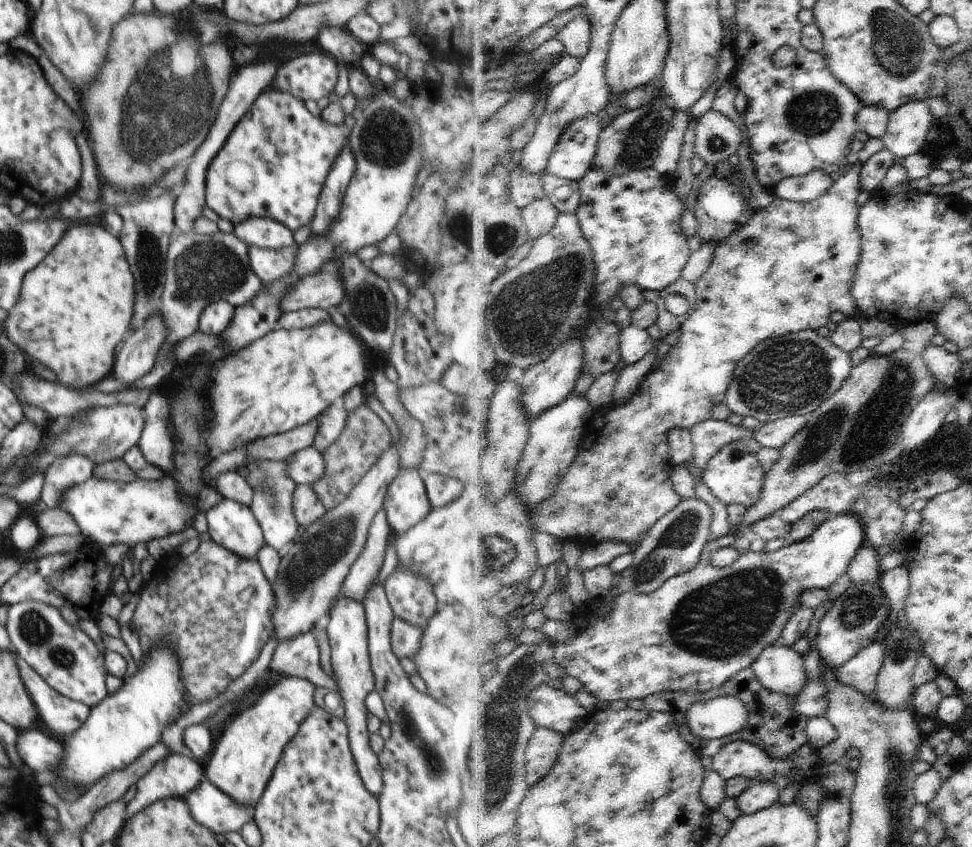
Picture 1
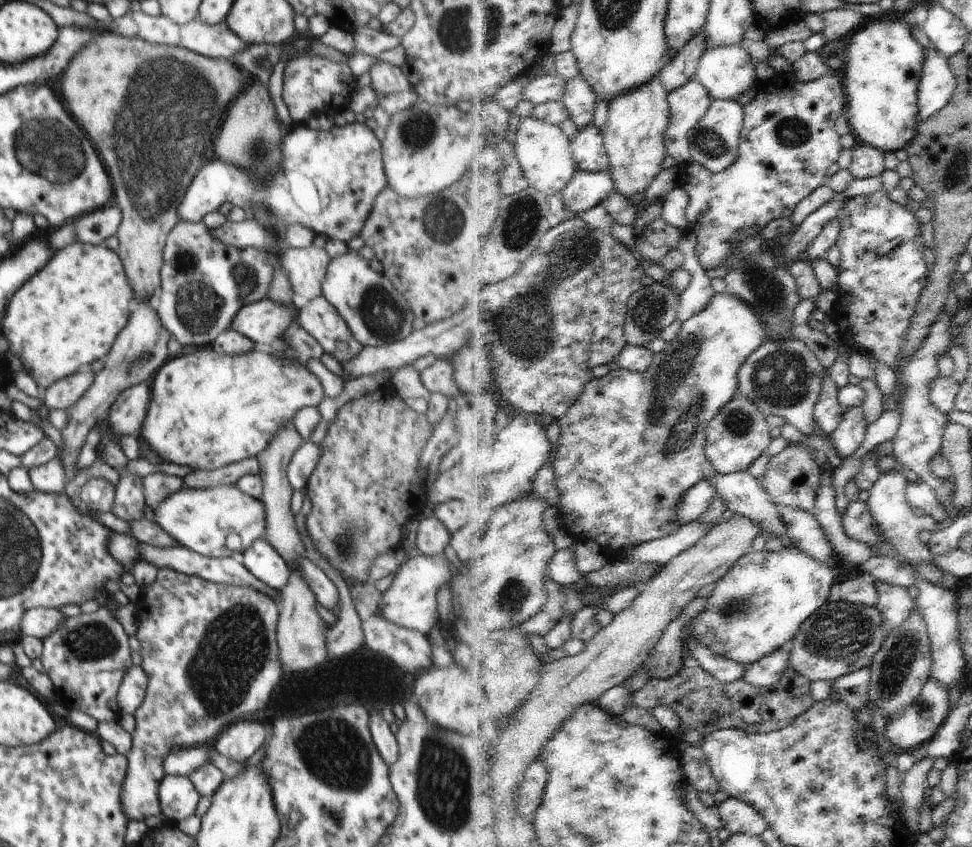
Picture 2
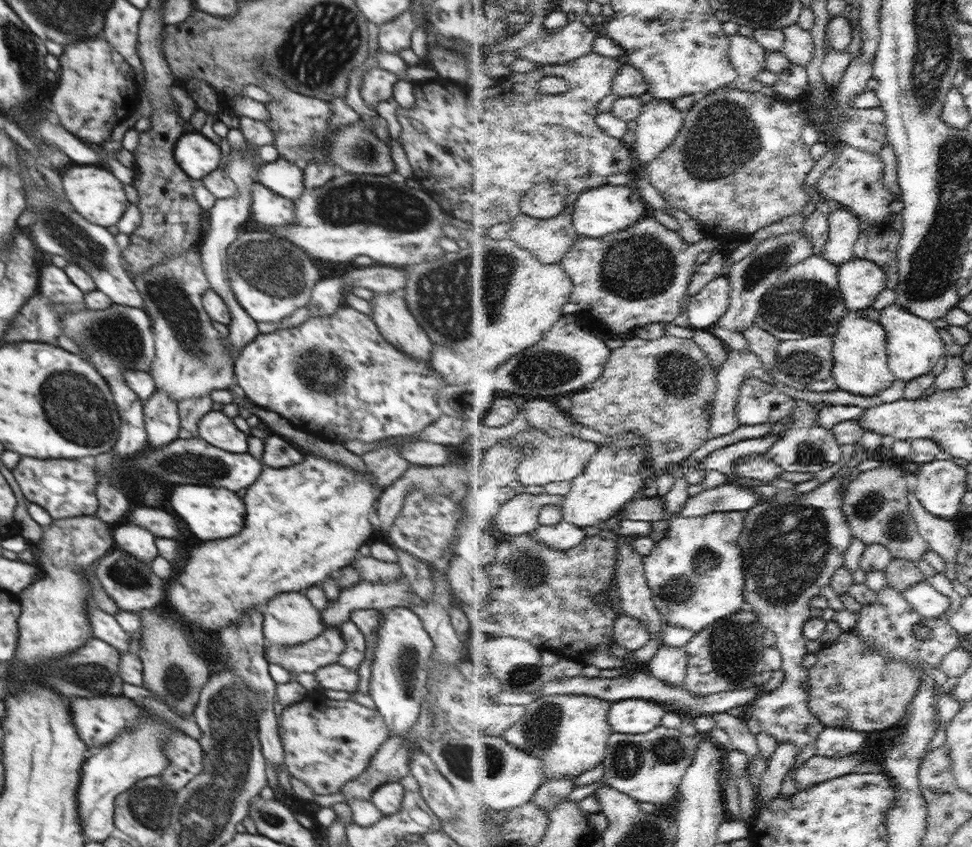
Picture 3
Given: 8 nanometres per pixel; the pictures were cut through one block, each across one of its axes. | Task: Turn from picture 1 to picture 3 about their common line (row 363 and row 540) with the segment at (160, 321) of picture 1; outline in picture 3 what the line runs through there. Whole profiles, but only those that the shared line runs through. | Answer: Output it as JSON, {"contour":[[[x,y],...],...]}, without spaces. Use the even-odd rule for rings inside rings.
{"contour":[[[123,523],[114,530],[114,549],[120,549],[133,558],[138,558],[141,562],[149,564],[158,556],[155,544],[157,536],[149,532],[148,527],[140,527],[132,523]]]}

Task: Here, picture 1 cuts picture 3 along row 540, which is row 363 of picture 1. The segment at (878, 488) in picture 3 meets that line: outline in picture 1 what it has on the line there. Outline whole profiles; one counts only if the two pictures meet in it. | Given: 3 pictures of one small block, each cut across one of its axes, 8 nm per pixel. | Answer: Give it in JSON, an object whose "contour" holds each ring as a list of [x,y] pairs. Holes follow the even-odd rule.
{"contour":[[[920,320],[912,322],[898,329],[904,334],[906,342],[904,346],[894,354],[885,357],[875,357],[870,354],[867,360],[858,365],[852,373],[852,376],[844,383],[834,397],[824,406],[821,406],[815,413],[810,414],[810,422],[806,428],[799,432],[786,446],[783,446],[783,457],[779,464],[767,473],[766,486],[763,488],[763,496],[745,512],[745,523],[742,531],[733,530],[734,537],[742,537],[747,532],[763,521],[765,518],[774,516],[801,496],[804,496],[812,487],[818,486],[829,474],[843,472],[853,473],[876,469],[882,466],[884,456],[894,450],[894,446],[899,444],[899,438],[903,433],[904,425],[912,416],[916,405],[926,396],[928,391],[938,381],[929,371],[922,354],[930,345],[930,340],[938,332],[935,321]]]}

